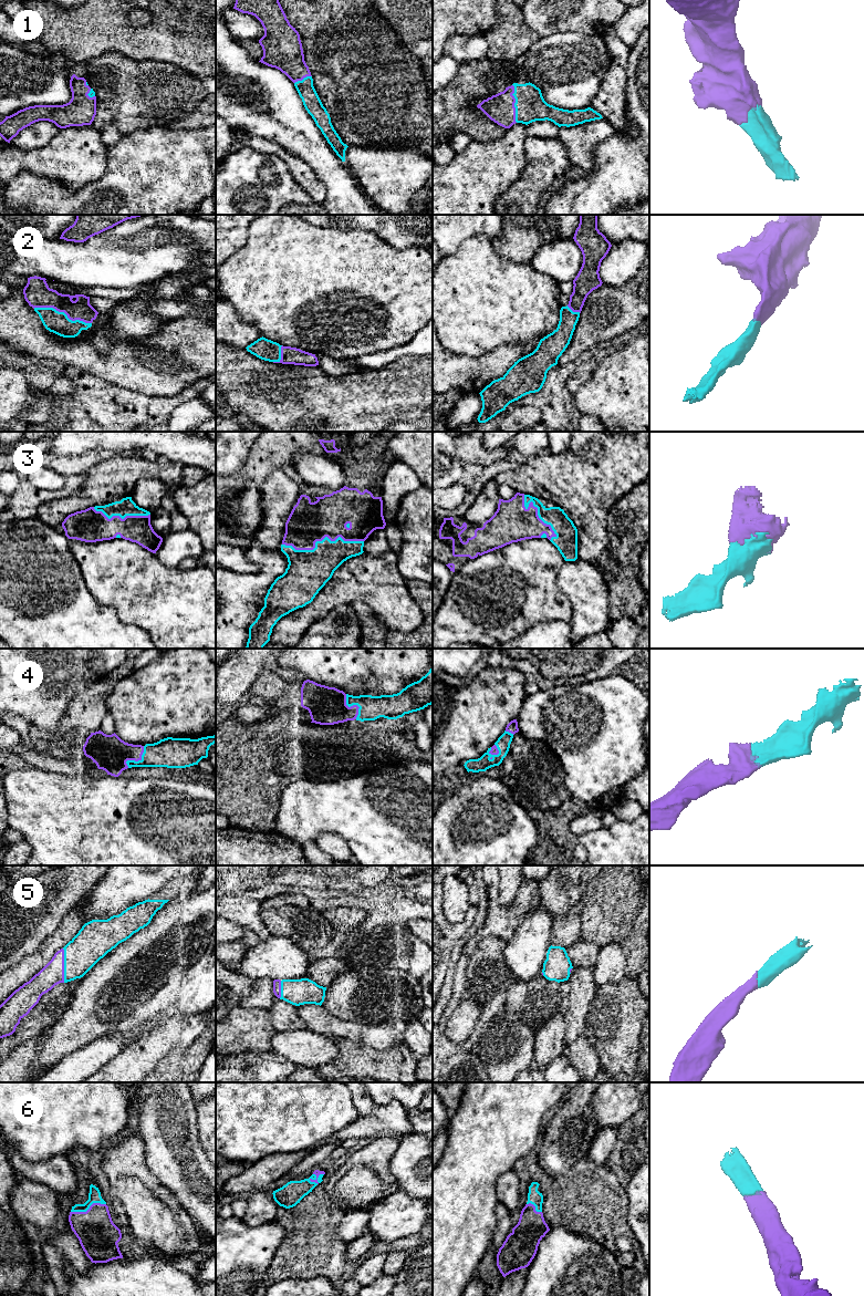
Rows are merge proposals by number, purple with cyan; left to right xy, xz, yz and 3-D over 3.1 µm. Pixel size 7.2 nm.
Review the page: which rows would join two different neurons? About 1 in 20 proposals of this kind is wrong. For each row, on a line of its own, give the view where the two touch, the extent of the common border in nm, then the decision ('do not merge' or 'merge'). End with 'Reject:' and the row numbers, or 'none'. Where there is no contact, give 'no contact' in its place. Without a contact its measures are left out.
1: contact in yz; length 280 nm; merge
2: contact in xy; length 440 nm; merge
3: contact in xz; length 600 nm; merge
4: contact in xy; length 200 nm; merge
5: contact in xy; length 240 nm; merge
6: contact in xy; length 260 nm; merge
Reject: none

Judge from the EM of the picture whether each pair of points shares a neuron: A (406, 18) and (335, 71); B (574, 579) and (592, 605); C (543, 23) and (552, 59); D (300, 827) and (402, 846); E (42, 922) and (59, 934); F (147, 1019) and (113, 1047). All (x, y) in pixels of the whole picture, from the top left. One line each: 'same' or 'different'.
A: different
B: same
C: different
D: same
E: different
F: different

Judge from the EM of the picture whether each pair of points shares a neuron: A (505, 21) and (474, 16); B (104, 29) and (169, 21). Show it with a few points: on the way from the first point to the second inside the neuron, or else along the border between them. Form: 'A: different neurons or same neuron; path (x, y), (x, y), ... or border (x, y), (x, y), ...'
A: different neurons; border (496, 11), (495, 24), (483, 34)
B: same neuron; path (121, 34), (153, 34)

